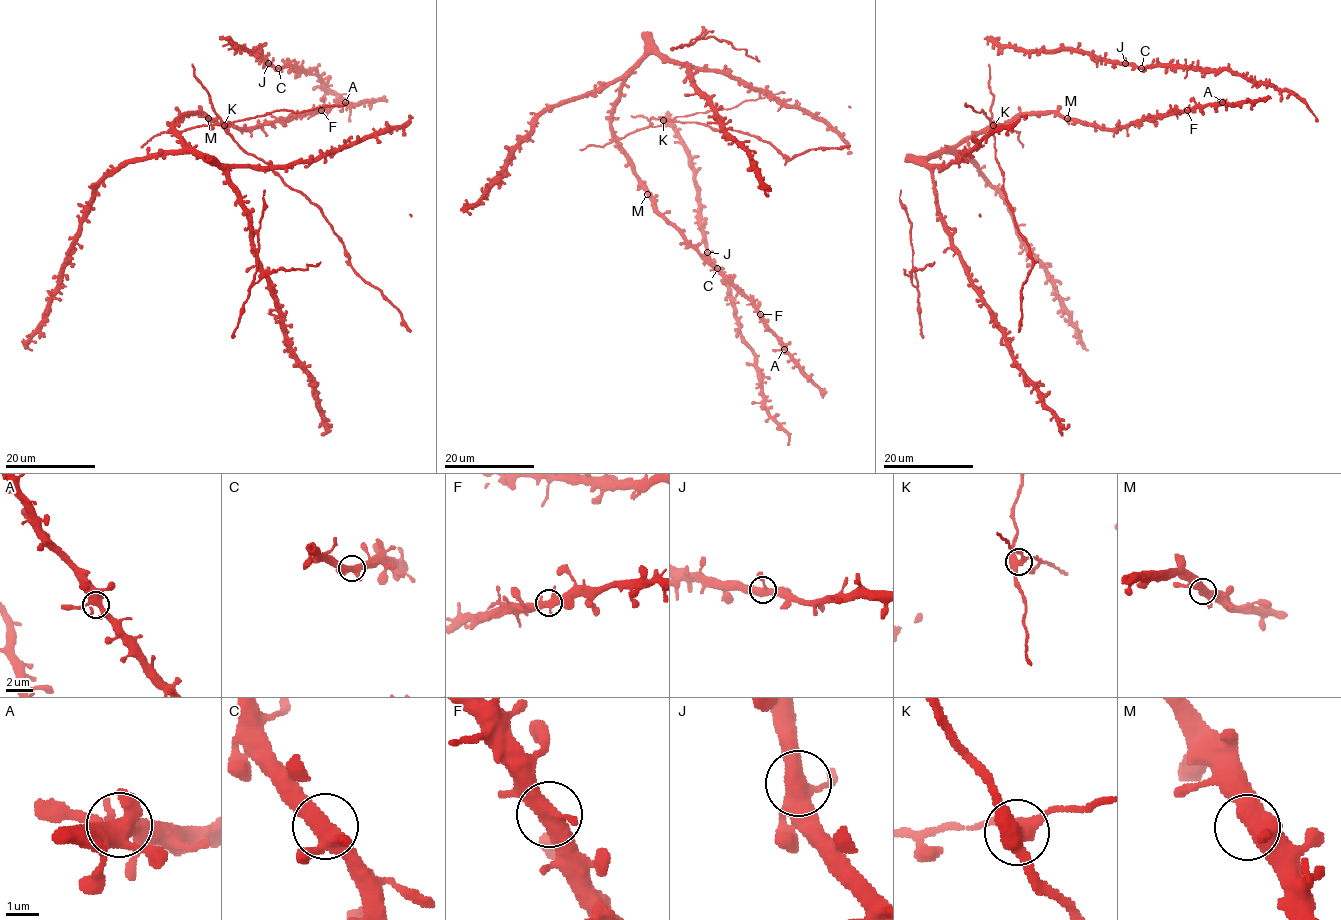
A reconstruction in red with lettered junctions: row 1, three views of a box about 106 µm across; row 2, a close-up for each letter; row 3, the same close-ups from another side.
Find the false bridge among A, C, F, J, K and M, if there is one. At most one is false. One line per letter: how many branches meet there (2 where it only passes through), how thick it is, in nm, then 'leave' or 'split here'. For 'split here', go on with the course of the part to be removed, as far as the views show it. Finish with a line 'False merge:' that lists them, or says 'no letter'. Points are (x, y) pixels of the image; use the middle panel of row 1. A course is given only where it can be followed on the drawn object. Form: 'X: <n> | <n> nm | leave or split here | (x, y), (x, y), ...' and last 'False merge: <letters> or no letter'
A: 5 | 400 nm | leave
C: 4 | 400 nm | leave
F: 4 | 420 nm | leave
J: 3 | 440 nm | leave
K: 4 | 460 nm | split here | (662, 120), (731, 109), (743, 102), (785, 93)
M: 3 | 440 nm | leave
False merge: K

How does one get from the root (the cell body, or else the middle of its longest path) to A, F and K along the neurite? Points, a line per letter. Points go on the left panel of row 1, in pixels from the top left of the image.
A: (211, 119), (238, 128), (257, 128), (345, 102)
F: (211, 119), (238, 128), (257, 128), (321, 110)
K: (211, 119), (202, 113), (185, 113), (173, 126), (174, 130), (185, 130), (202, 125), (223, 125)

